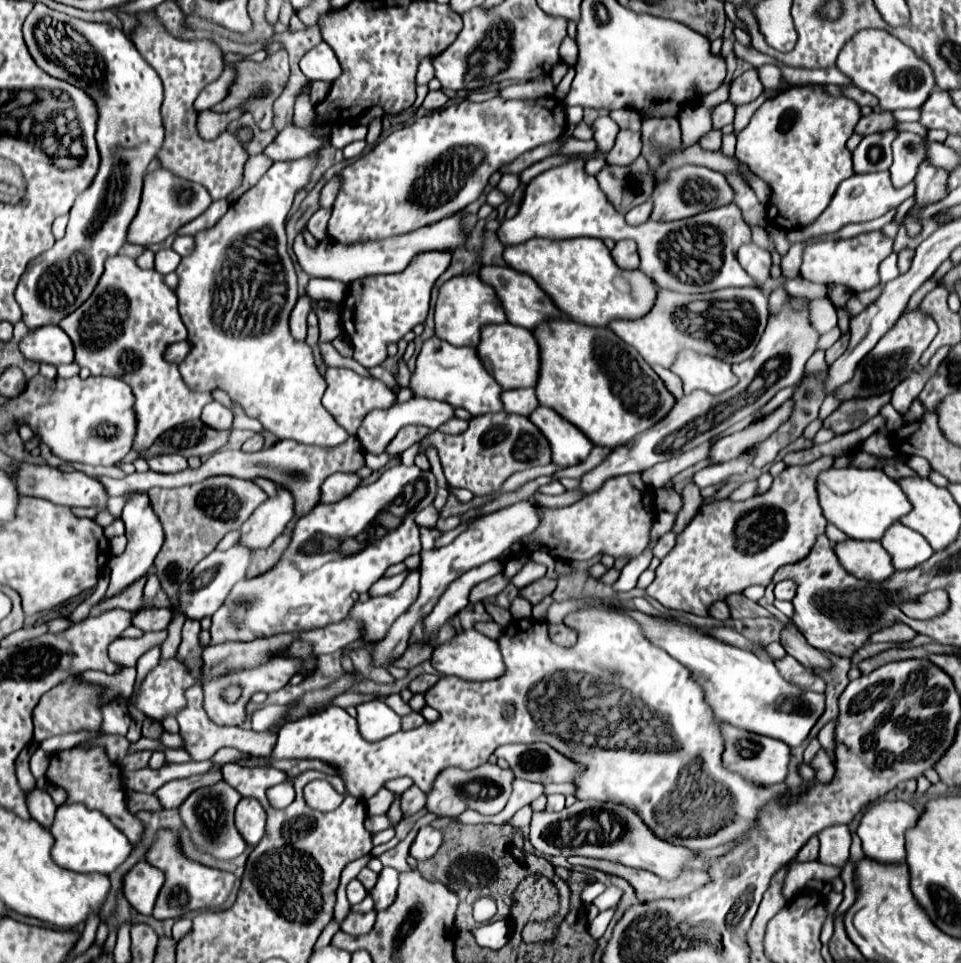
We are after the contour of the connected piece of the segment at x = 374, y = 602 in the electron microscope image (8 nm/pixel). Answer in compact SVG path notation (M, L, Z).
M409 572L399 590L385 596L371 596L365 602L355 602L347 614L347 620L359 620L363 624L361 642L383 640L391 624L403 616L419 596L419 572Z

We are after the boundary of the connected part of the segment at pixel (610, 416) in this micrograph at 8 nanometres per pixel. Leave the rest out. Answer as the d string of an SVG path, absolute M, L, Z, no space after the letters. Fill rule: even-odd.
M563 320L563 324L547 324L547 328L539 328L539 332L533 332L535 338L539 340L539 346L541 346L541 354L543 354L543 364L541 364L541 376L539 376L539 384L537 384L537 400L541 406L547 406L551 410L555 410L559 416L563 416L567 422L575 424L585 436L589 436L589 440L595 444L595 446L605 446L609 450L615 450L623 444L629 444L639 432L655 426L659 420L663 420L671 408L675 406L675 396L665 388L663 380L653 372L653 368L643 360L643 356L629 344L625 344L619 336L615 336L609 328L591 328L591 326L583 326L579 322L573 322L573 320Z

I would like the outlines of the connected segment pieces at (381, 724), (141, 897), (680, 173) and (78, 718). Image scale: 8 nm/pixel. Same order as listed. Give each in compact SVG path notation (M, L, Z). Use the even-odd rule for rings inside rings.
M381 698L357 706L359 732L365 740L381 740L401 730L401 716L395 714Z
M139 862L123 878L123 894L137 912L151 916L159 890L163 888L163 882L165 874L159 868L147 862Z
M687 164L687 166L671 170L667 174L667 180L663 180L655 186L651 220L657 220L657 222L681 220L681 218L695 216L697 212L705 212L709 208L723 206L727 202L733 202L733 190L731 190L731 186L727 184L727 180L721 172L709 170L709 168L703 168L703 166ZM703 190L707 190L707 196L703 194Z
M77 678L67 680L67 684L59 684L47 692L39 704L33 710L33 724L35 724L35 734L33 740L41 744L43 740L59 734L73 734L73 732L97 732L101 728L101 706L99 706L99 688L79 684Z

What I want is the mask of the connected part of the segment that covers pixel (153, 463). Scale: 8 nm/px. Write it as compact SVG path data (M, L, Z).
M161 454L161 456L147 456L147 464L155 472L179 472L187 468L187 458L179 454Z

